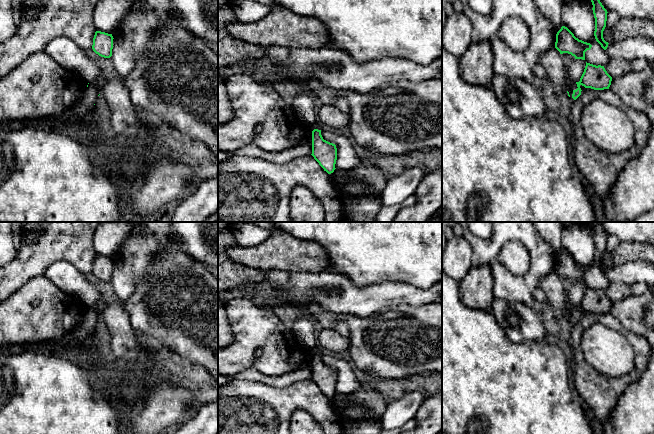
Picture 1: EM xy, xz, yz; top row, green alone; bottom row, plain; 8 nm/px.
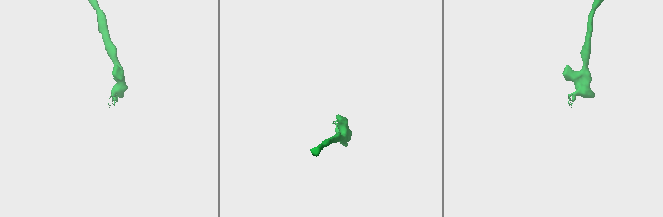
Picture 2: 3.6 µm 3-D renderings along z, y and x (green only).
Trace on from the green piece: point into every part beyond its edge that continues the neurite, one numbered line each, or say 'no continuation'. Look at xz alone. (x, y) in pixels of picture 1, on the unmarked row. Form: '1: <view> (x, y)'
no continuation

